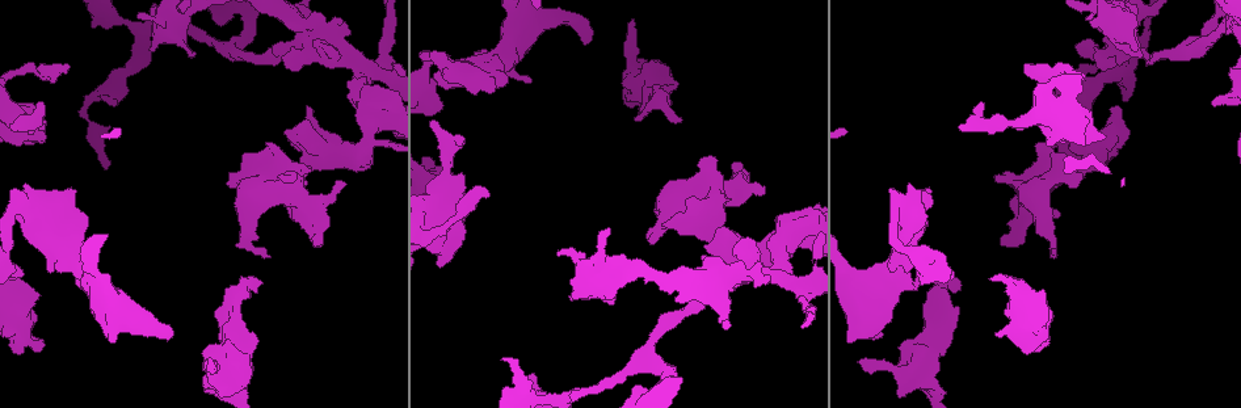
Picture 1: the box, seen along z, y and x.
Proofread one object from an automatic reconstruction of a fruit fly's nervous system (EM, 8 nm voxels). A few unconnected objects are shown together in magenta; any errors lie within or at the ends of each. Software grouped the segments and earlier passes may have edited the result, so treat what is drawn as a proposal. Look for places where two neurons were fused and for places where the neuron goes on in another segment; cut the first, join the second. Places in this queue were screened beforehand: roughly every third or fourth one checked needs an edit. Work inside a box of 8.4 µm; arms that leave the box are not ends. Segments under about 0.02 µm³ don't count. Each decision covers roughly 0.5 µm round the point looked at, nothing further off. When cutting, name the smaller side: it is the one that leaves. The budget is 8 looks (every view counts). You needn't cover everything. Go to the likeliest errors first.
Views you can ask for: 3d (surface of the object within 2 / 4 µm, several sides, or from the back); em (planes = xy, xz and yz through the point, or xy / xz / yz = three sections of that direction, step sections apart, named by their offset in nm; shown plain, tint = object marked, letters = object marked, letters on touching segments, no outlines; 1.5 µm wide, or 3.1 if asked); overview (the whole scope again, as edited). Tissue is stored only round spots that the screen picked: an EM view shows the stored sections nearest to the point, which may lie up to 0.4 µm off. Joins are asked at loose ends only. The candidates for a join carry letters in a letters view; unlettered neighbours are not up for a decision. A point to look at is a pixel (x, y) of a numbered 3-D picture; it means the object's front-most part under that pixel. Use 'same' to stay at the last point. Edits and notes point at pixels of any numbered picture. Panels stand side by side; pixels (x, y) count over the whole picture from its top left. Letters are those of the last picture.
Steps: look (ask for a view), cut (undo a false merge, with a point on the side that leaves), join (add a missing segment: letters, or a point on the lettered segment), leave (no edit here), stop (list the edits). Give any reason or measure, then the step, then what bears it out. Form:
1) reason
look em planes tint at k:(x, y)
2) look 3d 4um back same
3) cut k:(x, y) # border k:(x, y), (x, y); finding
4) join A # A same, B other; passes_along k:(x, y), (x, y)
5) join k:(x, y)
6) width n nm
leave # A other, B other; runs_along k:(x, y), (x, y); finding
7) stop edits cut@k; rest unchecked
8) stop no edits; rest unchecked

an open end
look 3d 4um at 1:(1027, 65)

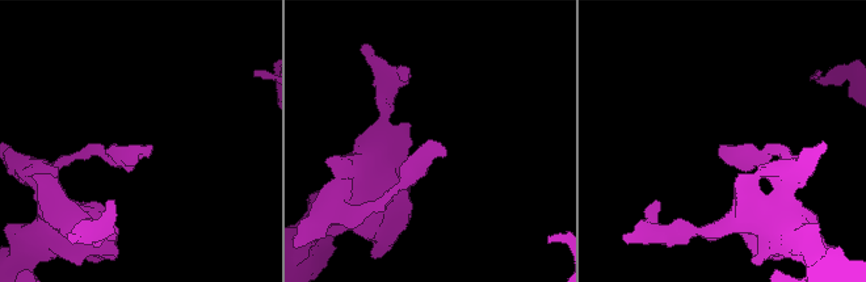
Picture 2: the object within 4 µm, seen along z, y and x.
look em planes letters at 2:(441, 146)

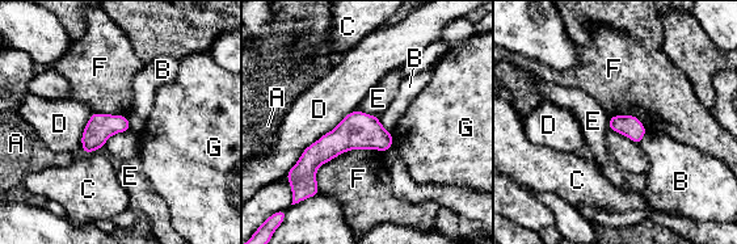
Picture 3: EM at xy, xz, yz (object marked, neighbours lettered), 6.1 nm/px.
width 140 nm
leave # A other, B other, C other, D other, E other, F other, G other; no lettered segment goes on from it

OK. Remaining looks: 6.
free end
look em planes letters at 1:(859, 360)

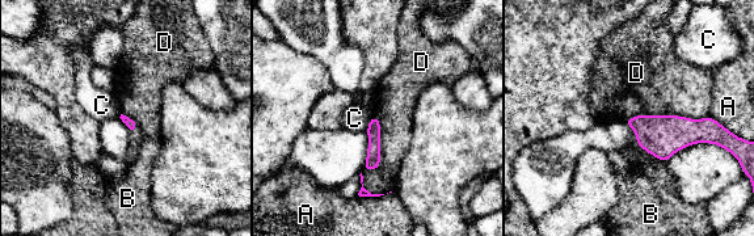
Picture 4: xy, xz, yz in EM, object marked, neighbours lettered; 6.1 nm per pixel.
leave # A other, B other, C other, D other; runs_along 4:(375, 121), (374, 156), (369, 167); none of them fits

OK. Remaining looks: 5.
look em xz step 4 tint at 1:(701, 211)

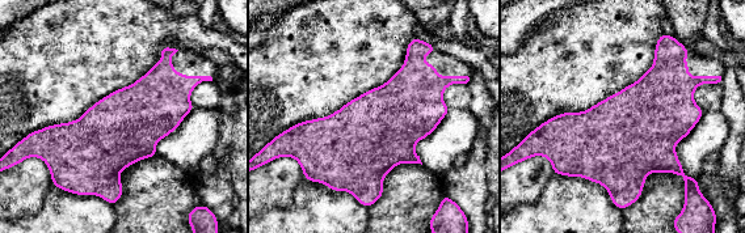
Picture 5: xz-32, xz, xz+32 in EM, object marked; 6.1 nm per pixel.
look em planes tint same

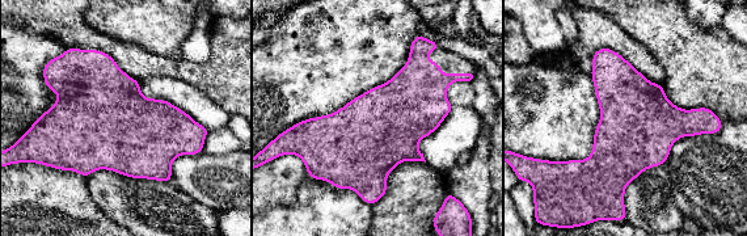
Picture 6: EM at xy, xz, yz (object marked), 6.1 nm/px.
look em planes letters same

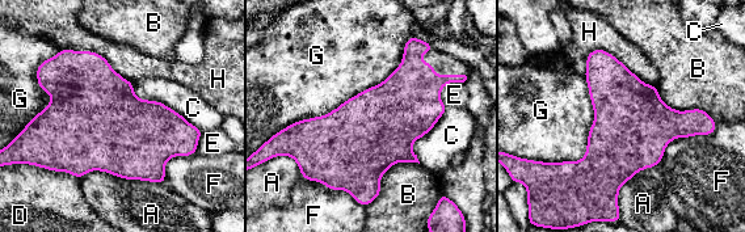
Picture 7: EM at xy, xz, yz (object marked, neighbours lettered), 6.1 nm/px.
leave # A other, B other, C other, D other, E other, F other, G other, H other; border 7:(131, 83), (202, 131); continuous, no second neuron

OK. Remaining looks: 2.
an open end
look em planes letters at 1:(734, 165)

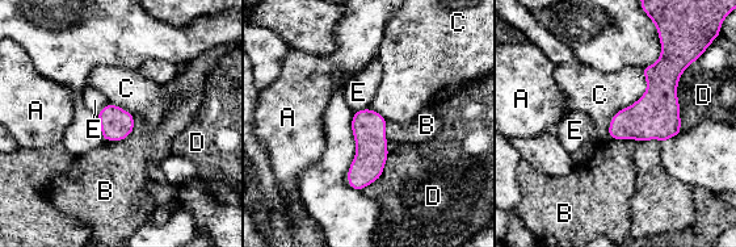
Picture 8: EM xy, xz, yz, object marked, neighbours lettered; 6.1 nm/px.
longest_contact C 480 nm
leave # A other, B other, C other, D other, E other; border 8:(369, 107), (354, 113); no lettered segment goes on from it

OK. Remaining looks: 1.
stop no edits; rest unchecked

